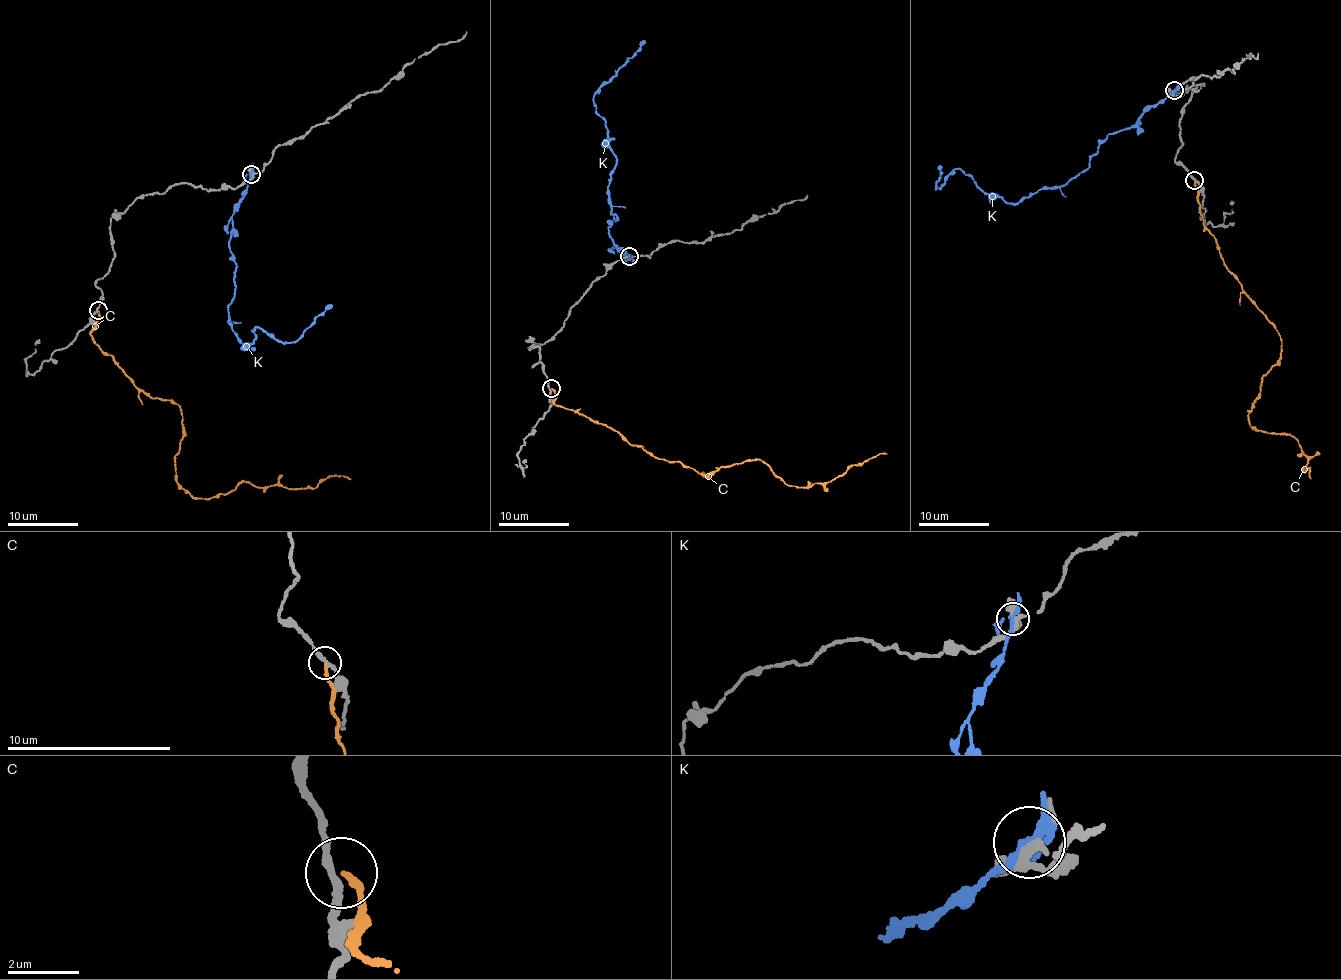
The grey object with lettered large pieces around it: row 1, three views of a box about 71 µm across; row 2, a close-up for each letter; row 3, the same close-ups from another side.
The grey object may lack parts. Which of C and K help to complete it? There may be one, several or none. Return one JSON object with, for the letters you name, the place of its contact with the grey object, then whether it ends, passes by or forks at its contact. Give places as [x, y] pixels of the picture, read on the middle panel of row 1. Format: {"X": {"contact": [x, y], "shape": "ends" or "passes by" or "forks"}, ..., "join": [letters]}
{"join": []}

